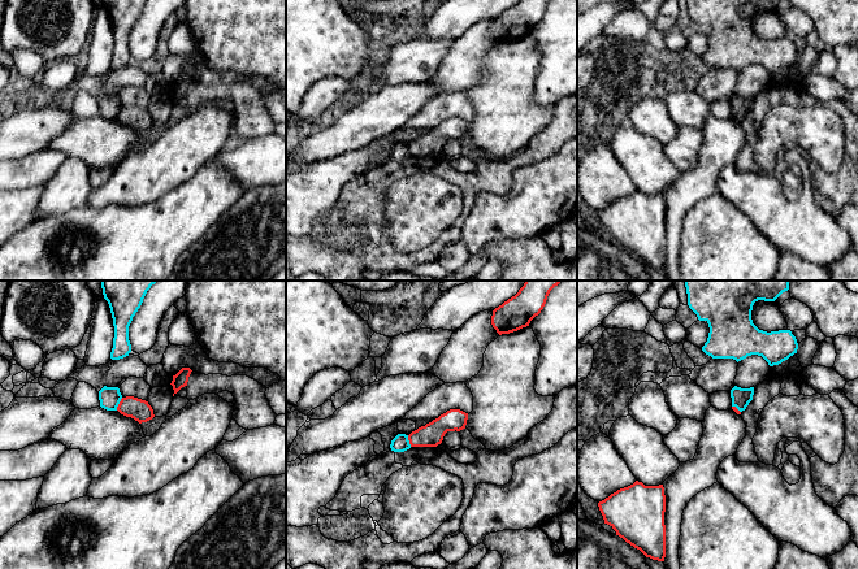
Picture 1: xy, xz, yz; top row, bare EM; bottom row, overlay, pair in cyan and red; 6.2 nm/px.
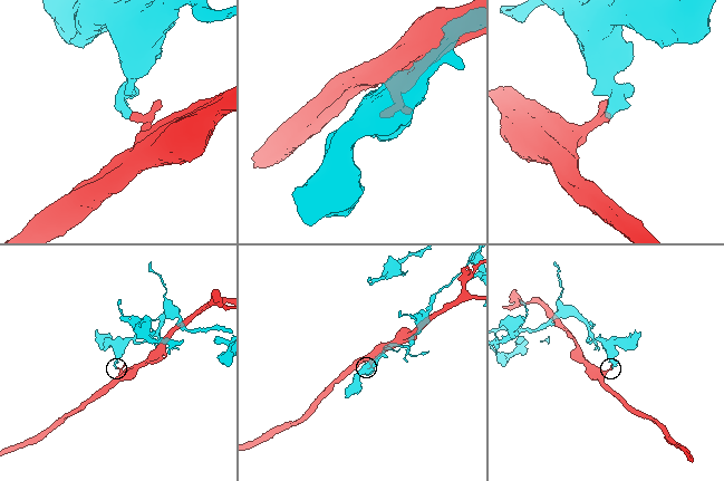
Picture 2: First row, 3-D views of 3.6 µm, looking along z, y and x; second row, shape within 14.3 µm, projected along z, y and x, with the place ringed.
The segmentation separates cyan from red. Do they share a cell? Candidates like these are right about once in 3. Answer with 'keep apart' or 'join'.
keep apart

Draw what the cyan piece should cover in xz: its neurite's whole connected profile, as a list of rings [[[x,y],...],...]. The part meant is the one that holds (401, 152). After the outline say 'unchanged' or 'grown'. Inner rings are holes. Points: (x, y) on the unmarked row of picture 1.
[[[398,143],[390,153],[391,160],[394,161],[404,161],[411,157],[408,144],[406,143]]] | unchanged

